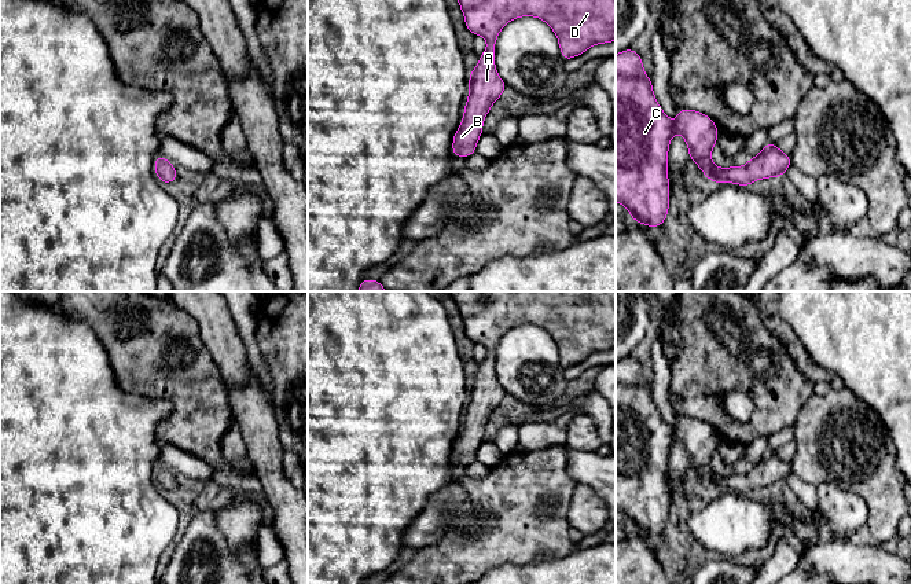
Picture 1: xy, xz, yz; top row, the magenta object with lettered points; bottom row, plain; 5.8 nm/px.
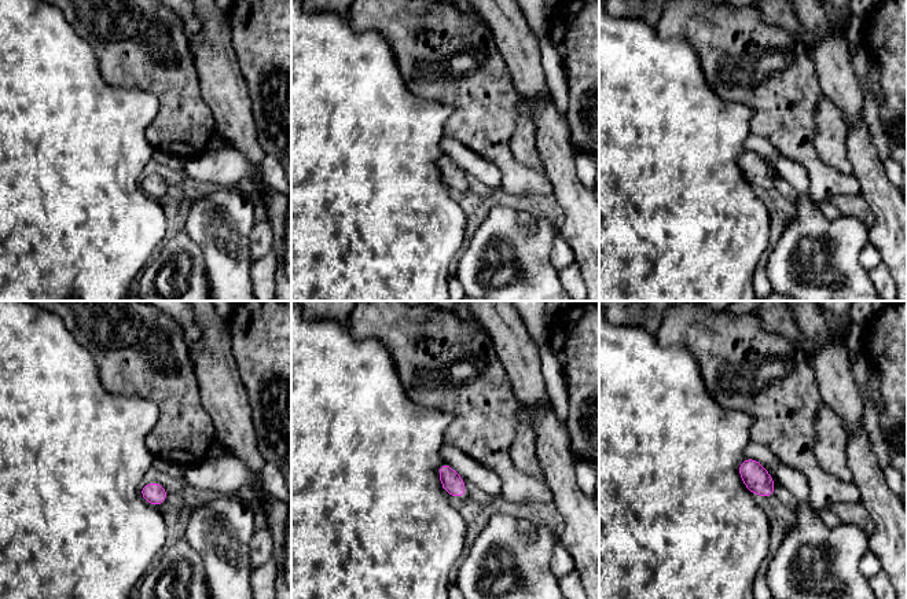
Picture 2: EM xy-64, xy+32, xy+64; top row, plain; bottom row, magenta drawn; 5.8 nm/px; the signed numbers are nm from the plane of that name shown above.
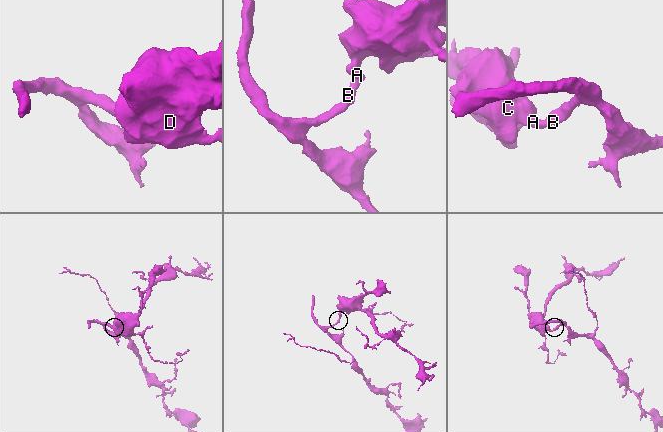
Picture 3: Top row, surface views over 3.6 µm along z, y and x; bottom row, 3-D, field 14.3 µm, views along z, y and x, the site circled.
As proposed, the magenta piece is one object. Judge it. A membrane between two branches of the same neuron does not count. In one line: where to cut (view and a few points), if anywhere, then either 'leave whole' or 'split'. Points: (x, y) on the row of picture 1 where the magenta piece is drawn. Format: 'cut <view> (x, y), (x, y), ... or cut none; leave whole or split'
cut none; leave whole

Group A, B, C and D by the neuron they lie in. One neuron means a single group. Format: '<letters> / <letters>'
A B C D

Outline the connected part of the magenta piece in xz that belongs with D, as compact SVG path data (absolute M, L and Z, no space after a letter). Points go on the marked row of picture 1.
M456 0L473 36L486 40L475 69L469 74L470 93L463 120L453 133L452 158L475 154L482 121L507 88L495 67L499 32L513 19L536 16L556 34L561 56L570 60L592 45L616 41L616 0Z

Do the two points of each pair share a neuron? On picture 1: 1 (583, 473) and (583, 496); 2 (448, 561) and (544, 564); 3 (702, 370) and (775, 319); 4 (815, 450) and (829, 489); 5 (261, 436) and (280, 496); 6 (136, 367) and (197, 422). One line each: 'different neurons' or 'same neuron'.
1: different neurons
2: different neurons
3: different neurons
4: different neurons
5: same neuron
6: same neuron

